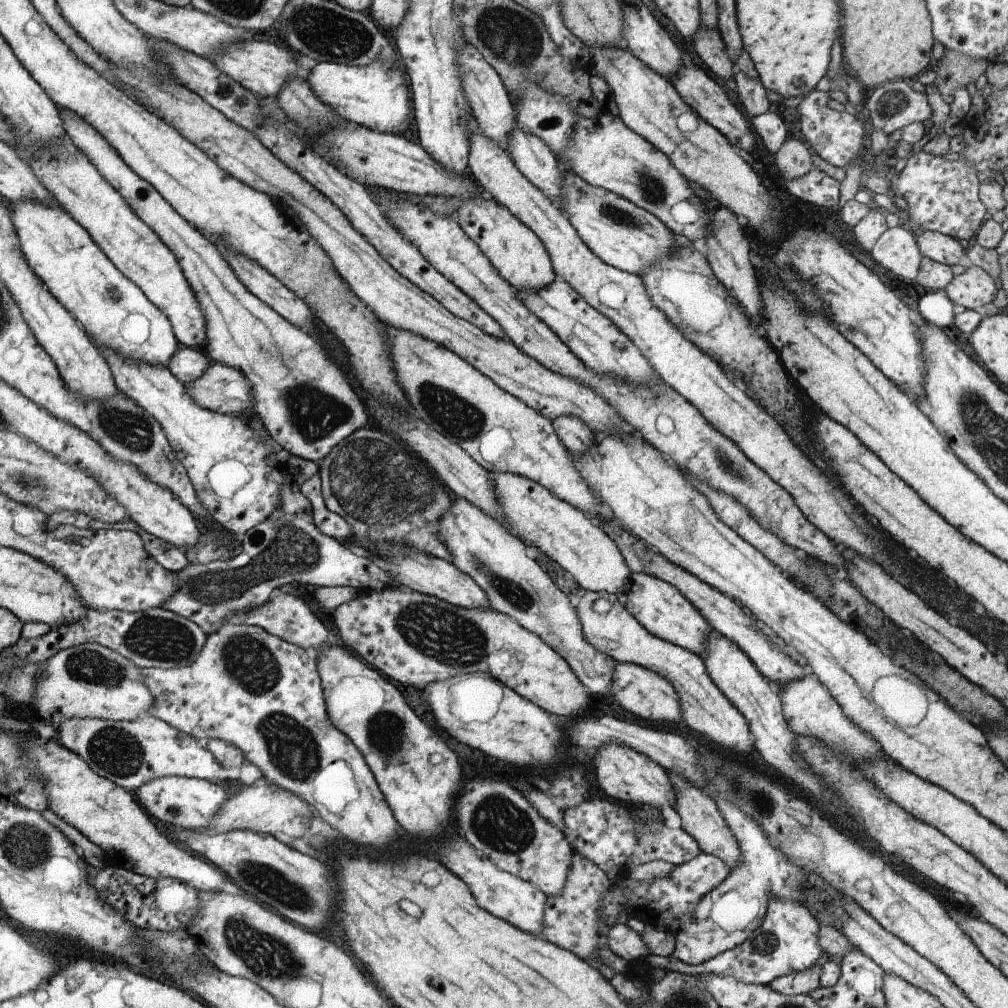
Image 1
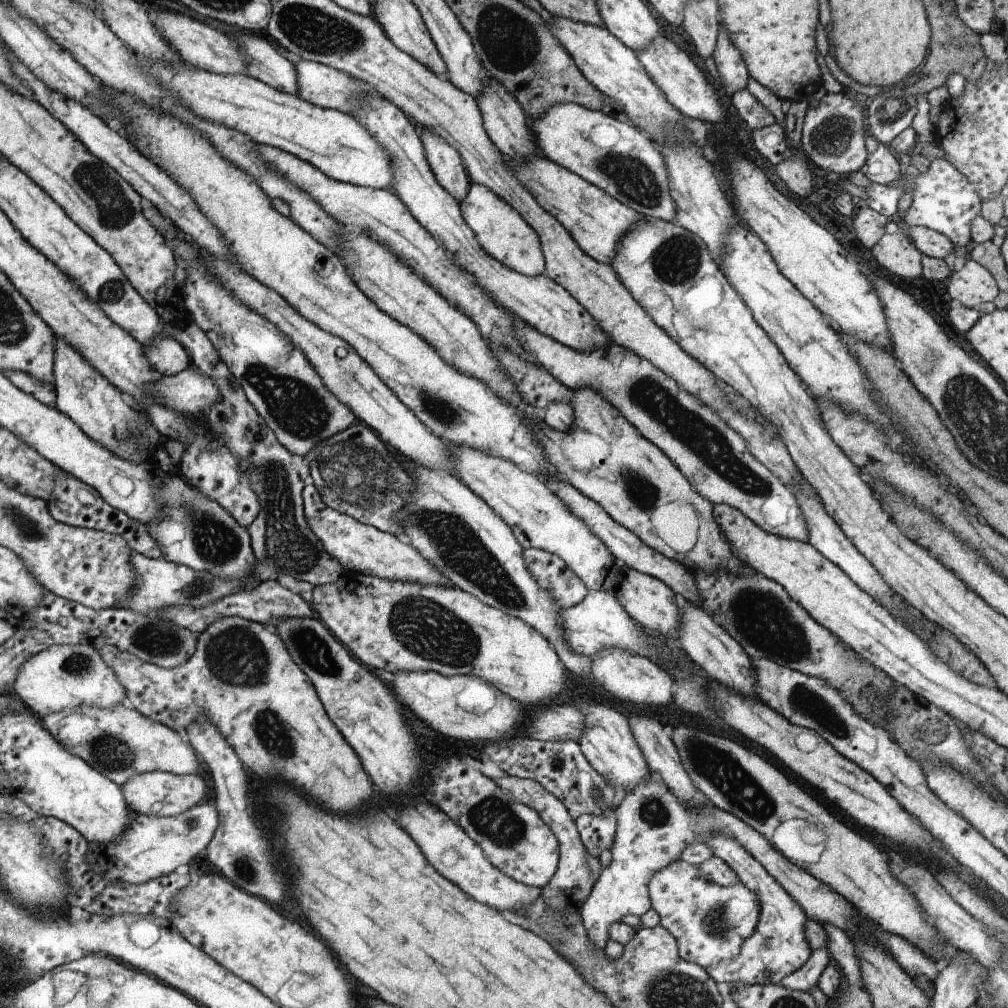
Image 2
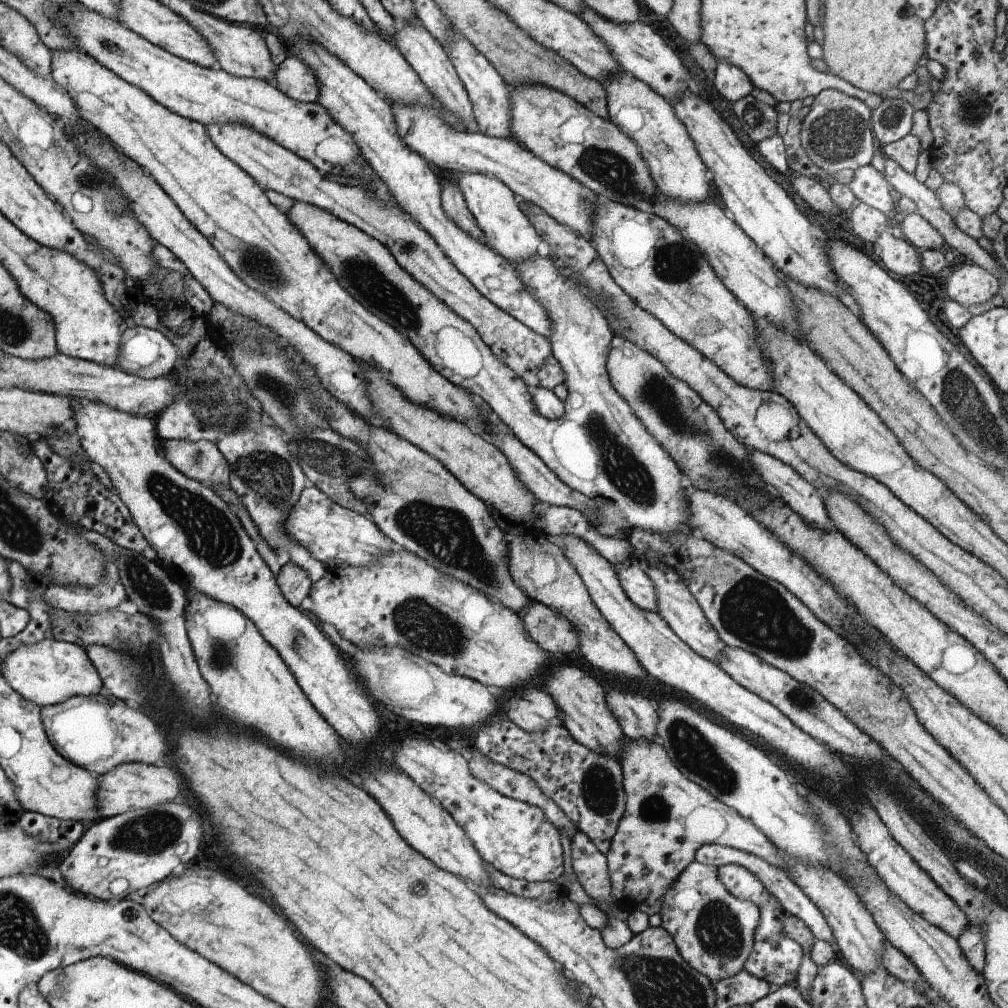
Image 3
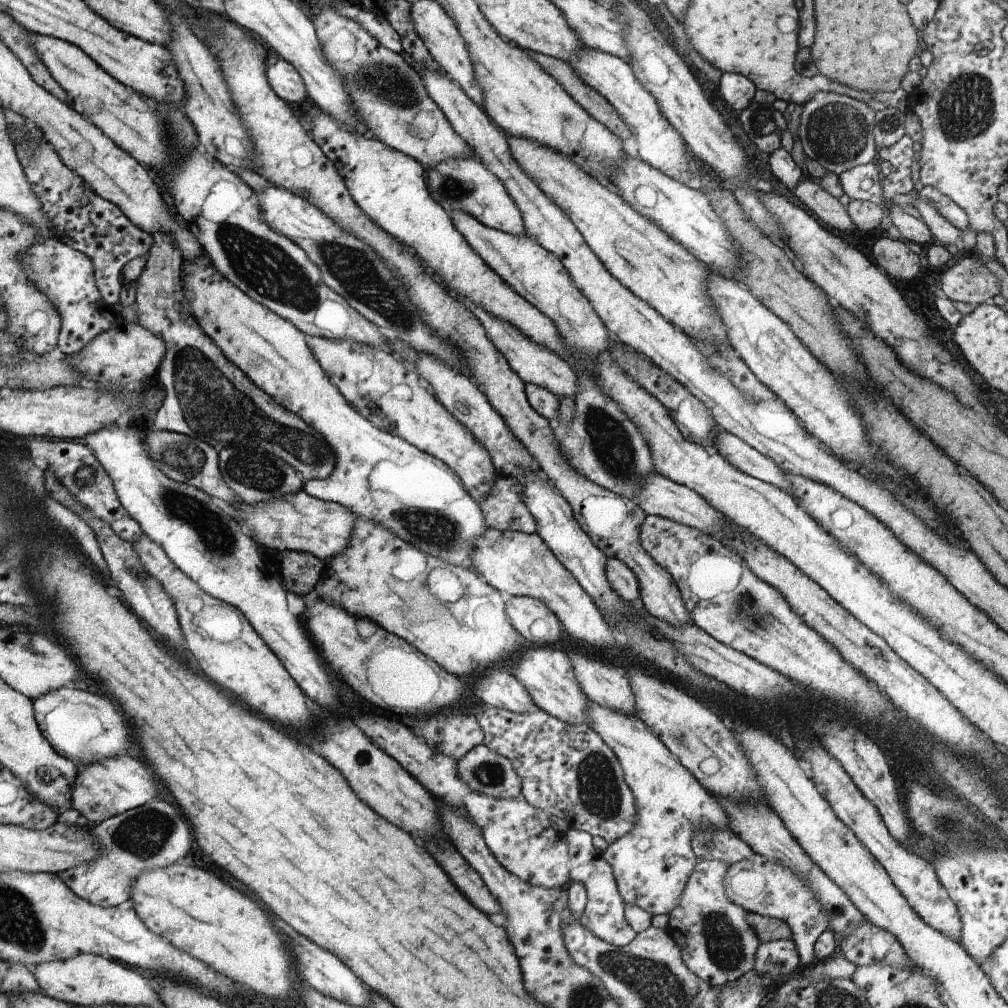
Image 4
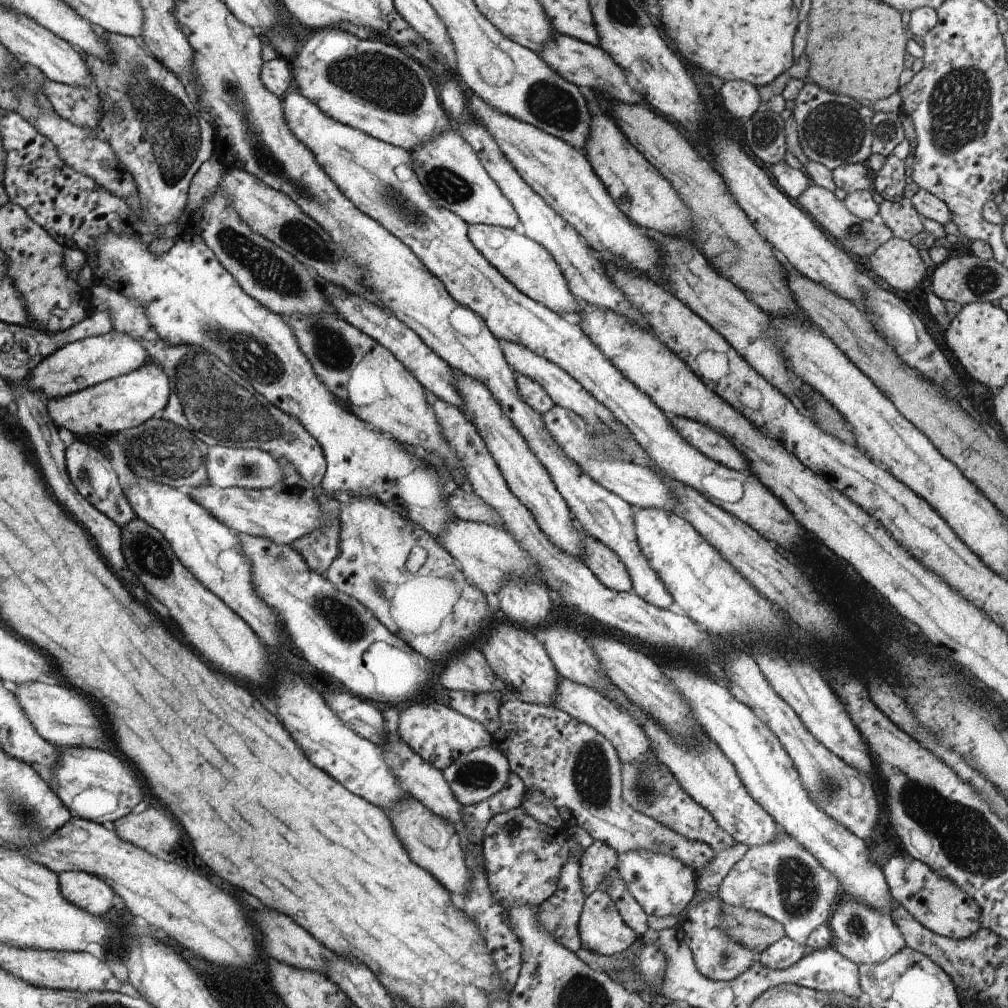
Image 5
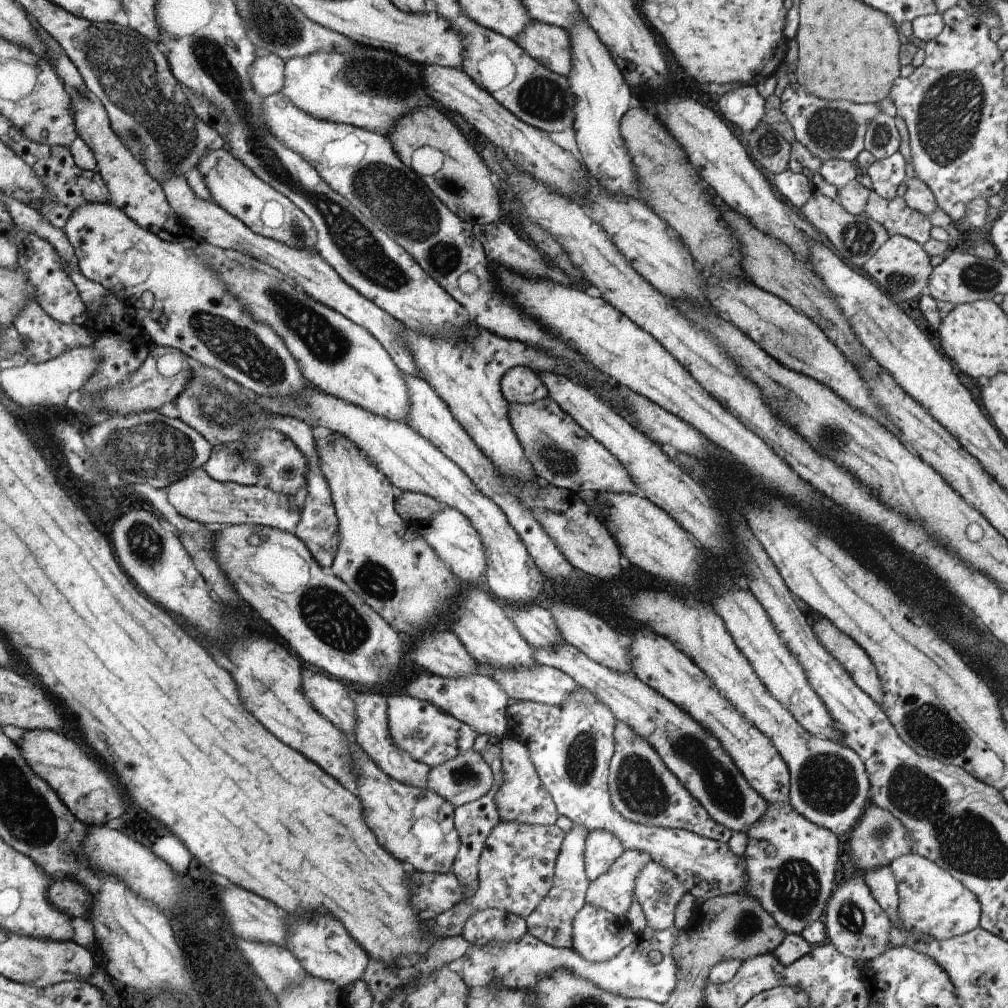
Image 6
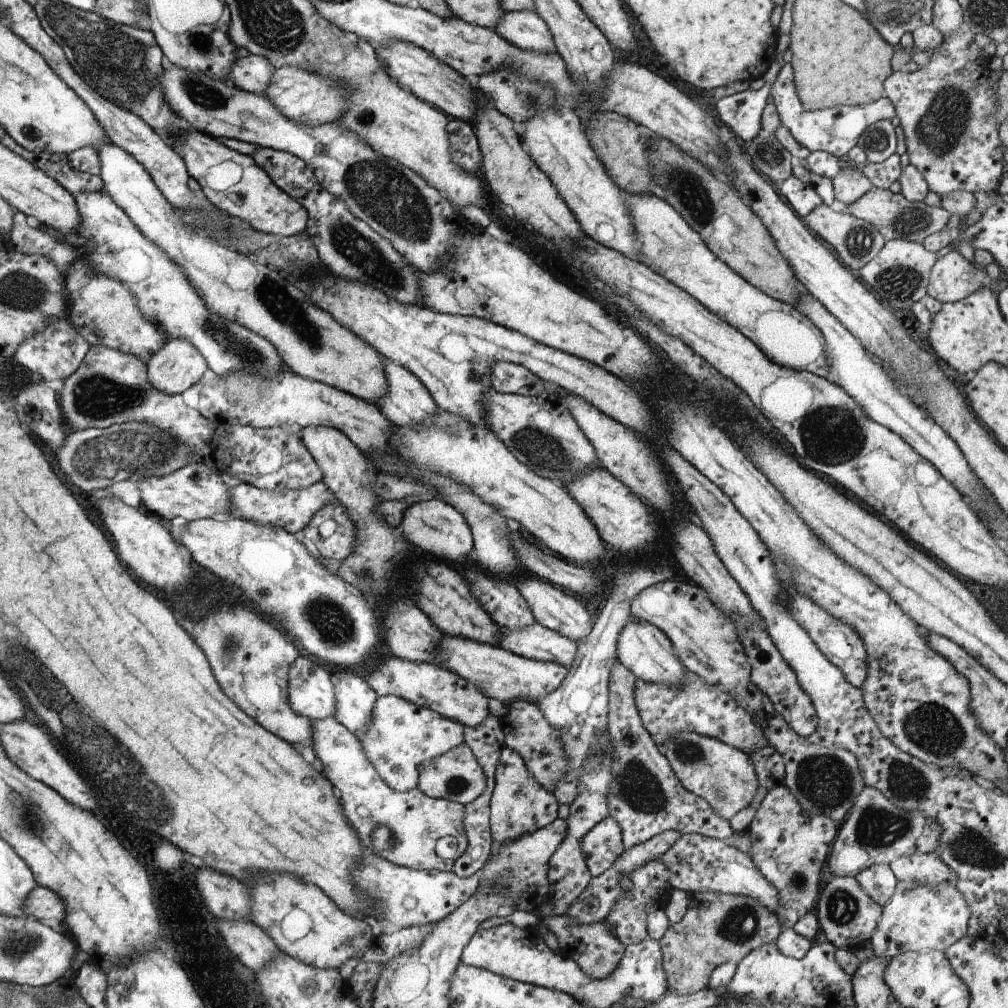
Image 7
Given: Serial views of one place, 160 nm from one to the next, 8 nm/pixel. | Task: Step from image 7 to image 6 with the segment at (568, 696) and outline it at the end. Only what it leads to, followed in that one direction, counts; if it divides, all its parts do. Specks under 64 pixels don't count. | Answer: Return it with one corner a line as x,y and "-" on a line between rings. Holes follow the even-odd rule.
580,687
580,691
576,691
573,694
571,699
566,699
562,701
559,705
551,705
546,703
537,703
534,701
517,701
516,704
512,704
512,706
507,707
507,732
508,734
512,734
512,730
514,728
518,729
520,734
518,734
518,740
520,742
526,744
529,750
529,755
536,769
537,775
540,777
542,784
546,787
546,790
552,795
554,804
557,806
557,811
560,815
566,815
570,820
573,820
573,824
581,824
582,827
586,827
589,832
594,831
596,829
604,830
611,832
611,835
620,839
620,842
624,845
625,850
637,850
642,851
648,854
648,856
652,857
652,861
655,863
660,864
664,868
671,870
674,873
674,876
678,879
678,882
683,883
684,888
687,890
688,893
692,893
696,899
705,900
719,897
720,895
729,895
732,893
738,893
747,882
746,876
746,861
743,856
738,856
730,850
730,847
727,843
723,843
722,841
718,842
714,839
709,839
699,834
693,833
692,831
687,831
686,829
665,829
662,827
652,827
650,825
643,825
638,824
632,821
629,821
625,818
624,815
620,814
613,806
611,801
611,792
609,789
609,766
611,763
612,755
615,751
615,744
614,744
614,737
613,737
613,730
615,726
615,716
613,712
610,710
608,705
600,702
592,692
588,689
584,689

